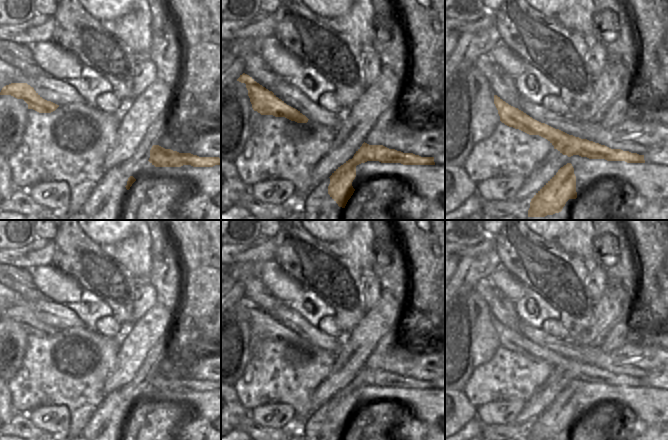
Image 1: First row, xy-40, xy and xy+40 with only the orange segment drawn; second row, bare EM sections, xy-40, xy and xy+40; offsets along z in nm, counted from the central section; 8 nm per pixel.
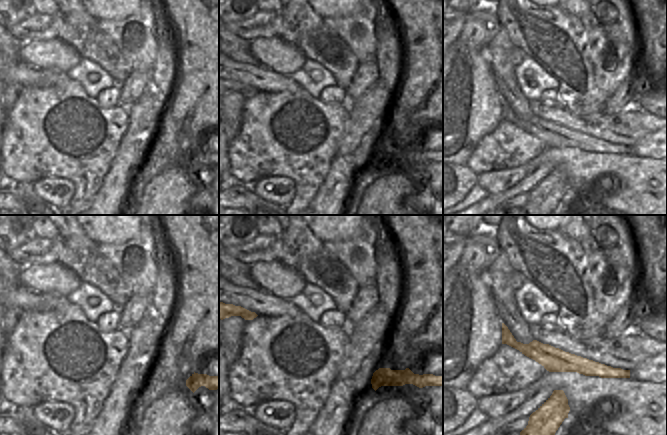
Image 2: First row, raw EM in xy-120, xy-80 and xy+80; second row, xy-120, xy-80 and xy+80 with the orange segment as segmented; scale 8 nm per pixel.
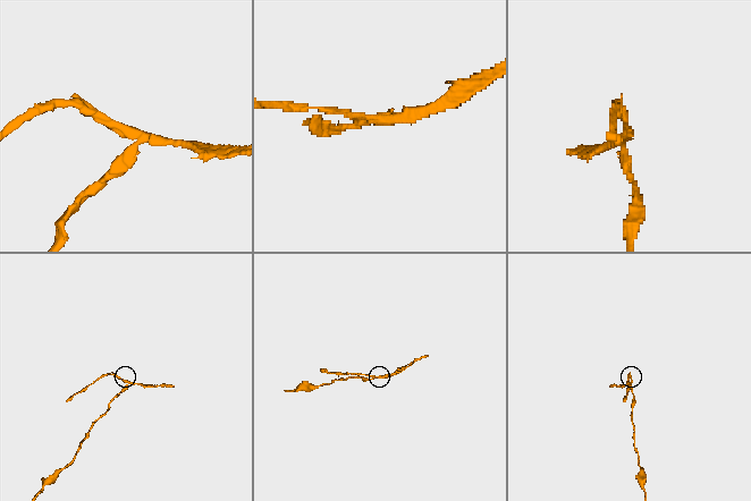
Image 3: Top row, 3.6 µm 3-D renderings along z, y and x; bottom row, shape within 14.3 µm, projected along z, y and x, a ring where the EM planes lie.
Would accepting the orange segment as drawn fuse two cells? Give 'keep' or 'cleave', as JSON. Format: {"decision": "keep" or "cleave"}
{"decision": "cleave"}

